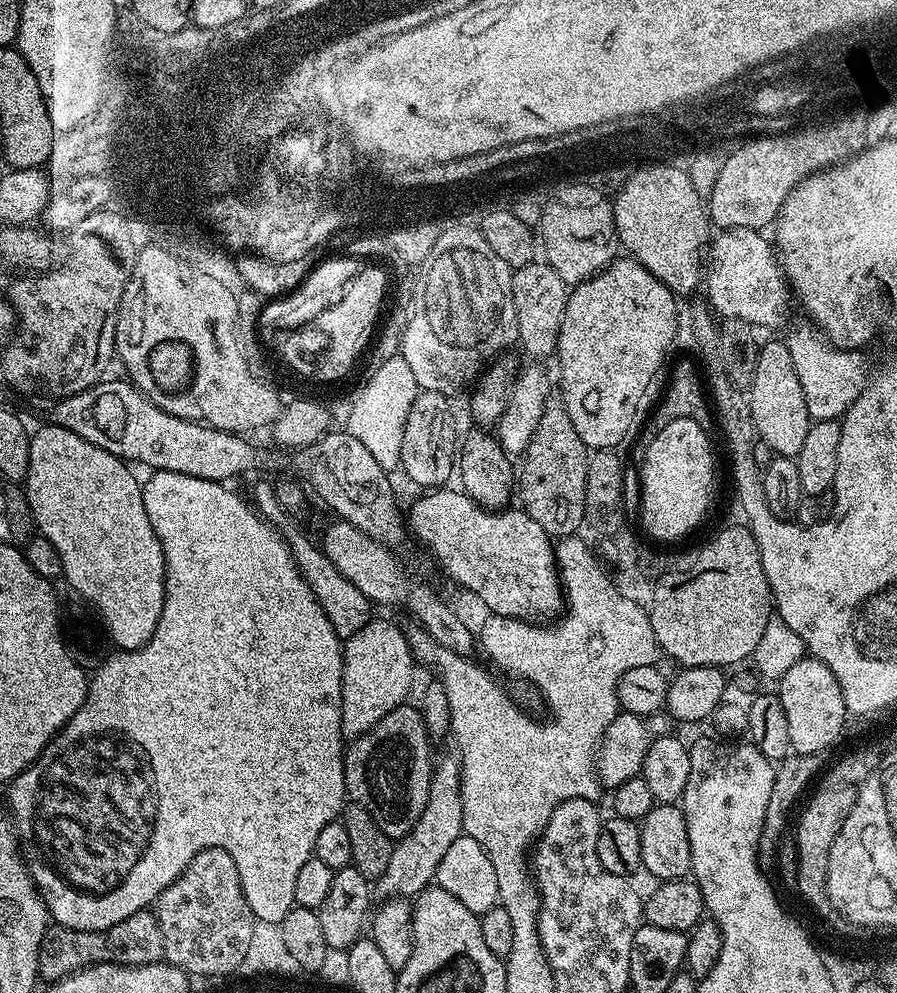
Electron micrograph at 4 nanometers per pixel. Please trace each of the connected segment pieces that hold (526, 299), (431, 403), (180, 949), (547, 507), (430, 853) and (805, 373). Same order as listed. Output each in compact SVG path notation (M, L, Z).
M535 260L513 271L512 293L514 314L518 318L519 347L524 347L532 356L551 357L555 353L569 291L569 285L564 284L545 261Z
M417 391L414 406L406 414L406 431L402 434L402 454L400 468L420 490L436 490L452 476L458 460L458 436L456 424L452 421L452 408L449 397L437 392Z
M207 848L199 852L186 866L186 870L162 894L154 905L154 911L164 934L168 956L184 971L193 974L208 974L215 970L228 974L230 970L239 970L242 958L249 948L250 934L257 922L246 902L242 882L238 878L238 866L230 854L221 848Z
M558 390L549 392L538 430L534 430L534 438L530 438L530 446L524 451L524 465L518 468L518 500L520 496L522 511L530 514L550 537L571 537L579 533L580 524L582 528L585 523L589 455L590 450L582 438L578 438L578 430L574 430L574 422L570 422L570 414L566 414L564 396Z
M455 755L444 756L435 761L432 766L430 778L430 794L426 798L426 810L422 810L422 818L414 822L414 826L401 840L395 841L390 854L390 863L386 865L386 874L375 881L374 892L380 898L415 898L429 887L436 879L438 862L442 862L446 850L454 843L454 838L462 835L464 823L462 822L462 790L460 789L460 761Z
M803 323L789 330L786 343L790 358L794 358L794 370L798 370L798 382L802 382L802 394L806 394L808 415L813 421L843 417L869 383L868 360L863 351L837 346L815 324Z

